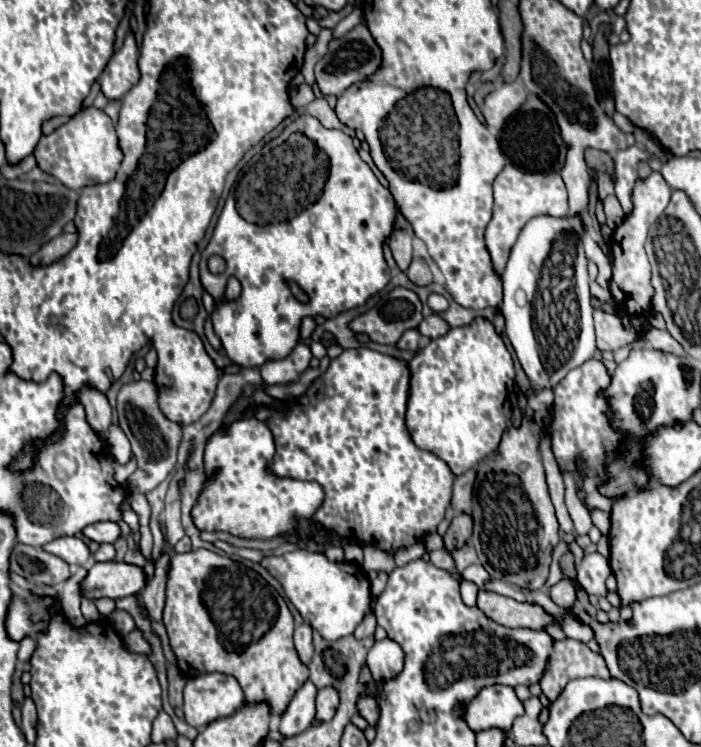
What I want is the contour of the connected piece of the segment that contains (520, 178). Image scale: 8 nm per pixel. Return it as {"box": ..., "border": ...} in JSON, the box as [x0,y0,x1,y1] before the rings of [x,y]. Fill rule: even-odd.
{"box":[484,163,568,275],"border":[[[508,163],[494,181],[494,217],[490,219],[484,233],[486,249],[492,257],[492,265],[498,275],[504,273],[510,249],[516,243],[526,221],[540,215],[550,217],[568,215],[568,193],[562,177],[558,173],[524,173],[522,169],[516,169],[512,163]]]}

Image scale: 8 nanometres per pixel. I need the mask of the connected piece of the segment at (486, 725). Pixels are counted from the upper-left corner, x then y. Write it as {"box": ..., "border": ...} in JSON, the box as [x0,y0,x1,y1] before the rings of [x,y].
{"box":[464,685,524,731],"border":[[[492,685],[484,687],[480,695],[464,709],[464,717],[472,731],[484,731],[492,727],[510,729],[512,721],[524,713],[522,701],[512,687]]]}

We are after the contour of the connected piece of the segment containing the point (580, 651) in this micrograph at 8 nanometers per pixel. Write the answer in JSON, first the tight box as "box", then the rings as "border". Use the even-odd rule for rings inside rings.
{"box":[540,639,610,701],"border":[[[574,639],[554,641],[546,675],[540,681],[542,693],[550,701],[556,701],[556,697],[560,697],[560,693],[564,691],[564,685],[580,677],[608,679],[610,673],[600,653],[592,653],[584,643]]]}

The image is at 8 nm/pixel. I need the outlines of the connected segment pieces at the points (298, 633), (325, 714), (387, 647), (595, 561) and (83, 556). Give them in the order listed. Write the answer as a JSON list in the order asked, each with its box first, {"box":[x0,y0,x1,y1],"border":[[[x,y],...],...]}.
[{"box":[294,623,312,665],"border":[[[302,623],[296,627],[294,631],[294,645],[296,645],[296,651],[298,651],[298,657],[304,665],[310,665],[310,659],[312,659],[312,627]]]},{"box":[316,687,338,721],"border":[[[324,687],[316,695],[316,719],[330,721],[338,707],[338,693],[332,687]]]},{"box":[368,637,404,683],"border":[[[388,637],[376,641],[368,651],[368,669],[376,683],[384,683],[404,669],[404,651]]]},{"box":[576,553,606,597],"border":[[[590,553],[584,555],[584,559],[580,561],[580,565],[576,567],[578,573],[578,583],[584,587],[584,591],[588,595],[596,595],[596,597],[604,597],[606,595],[606,557],[602,557],[600,553]]]},{"box":[44,537,90,565],"border":[[[58,537],[52,543],[44,545],[44,549],[52,555],[62,557],[66,563],[74,565],[86,565],[90,561],[90,549],[88,545],[78,537]]]}]

